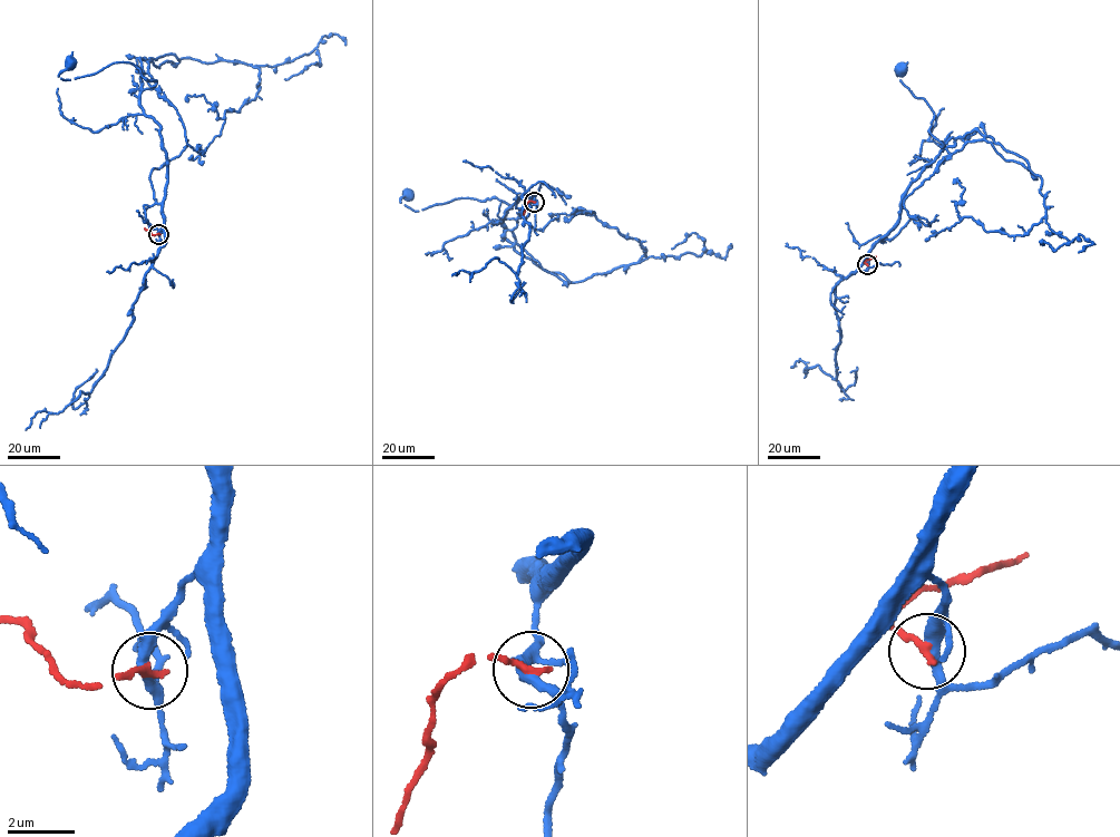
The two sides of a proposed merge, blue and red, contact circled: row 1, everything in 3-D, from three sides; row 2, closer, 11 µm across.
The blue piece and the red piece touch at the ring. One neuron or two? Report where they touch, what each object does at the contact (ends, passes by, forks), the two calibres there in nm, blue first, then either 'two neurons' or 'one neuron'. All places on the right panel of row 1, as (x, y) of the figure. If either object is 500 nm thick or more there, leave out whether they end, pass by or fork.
at (867, 264); blue passes by; red ends there; 360 nm thick on the blue side, 240 nm on the other; two neurons

